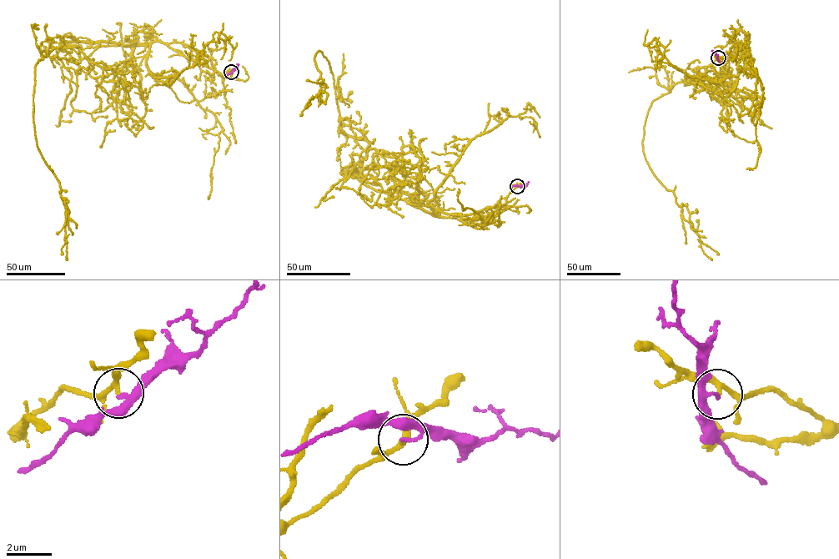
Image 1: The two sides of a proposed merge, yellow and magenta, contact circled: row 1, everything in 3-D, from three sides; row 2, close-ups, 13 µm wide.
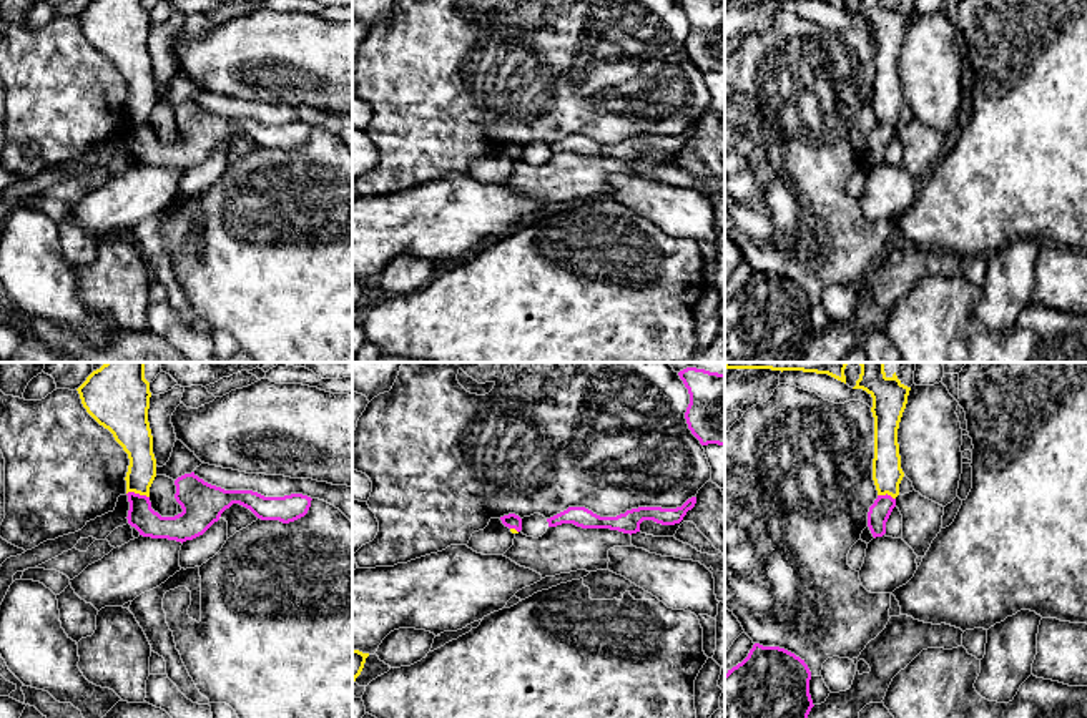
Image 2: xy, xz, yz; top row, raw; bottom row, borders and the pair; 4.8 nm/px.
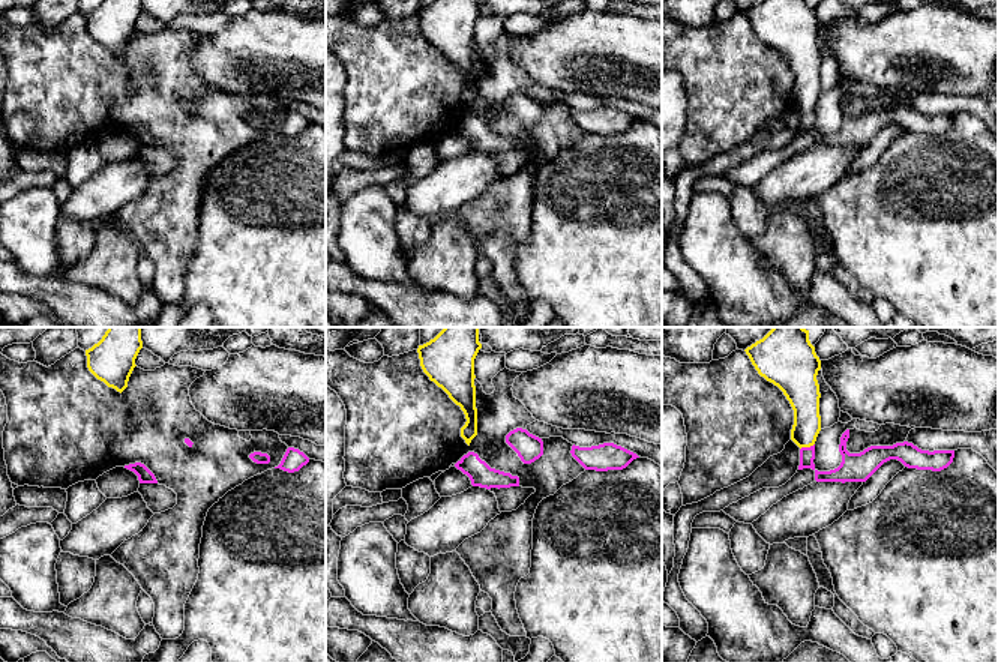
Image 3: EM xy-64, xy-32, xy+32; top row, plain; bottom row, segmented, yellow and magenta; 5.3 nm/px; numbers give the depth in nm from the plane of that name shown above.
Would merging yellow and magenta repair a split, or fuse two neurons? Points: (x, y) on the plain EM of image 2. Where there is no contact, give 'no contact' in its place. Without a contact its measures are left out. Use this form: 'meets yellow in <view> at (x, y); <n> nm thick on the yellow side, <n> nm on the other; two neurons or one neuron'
meets yellow in xy at (138, 120); 160 nm thick on the yellow side, 140 nm on the other; two neurons

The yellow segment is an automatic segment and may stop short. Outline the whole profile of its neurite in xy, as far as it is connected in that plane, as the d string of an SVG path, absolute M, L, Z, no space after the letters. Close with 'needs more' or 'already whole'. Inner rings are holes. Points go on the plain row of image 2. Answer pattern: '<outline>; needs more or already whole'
M91 0L76 18L86 40L108 57L128 81L126 121L135 120L150 125L150 115L156 105L156 86L148 50L151 20L145 0Z; already whole

